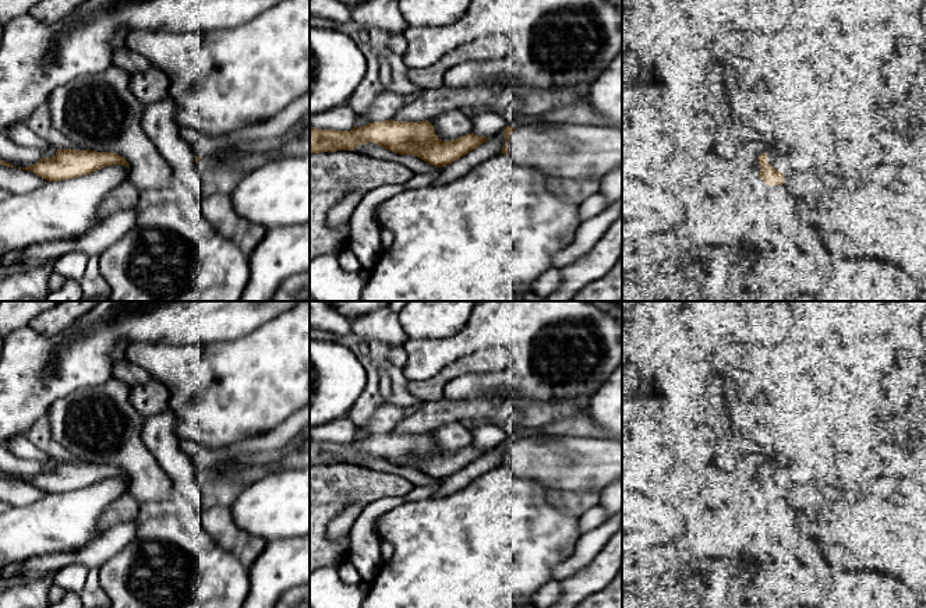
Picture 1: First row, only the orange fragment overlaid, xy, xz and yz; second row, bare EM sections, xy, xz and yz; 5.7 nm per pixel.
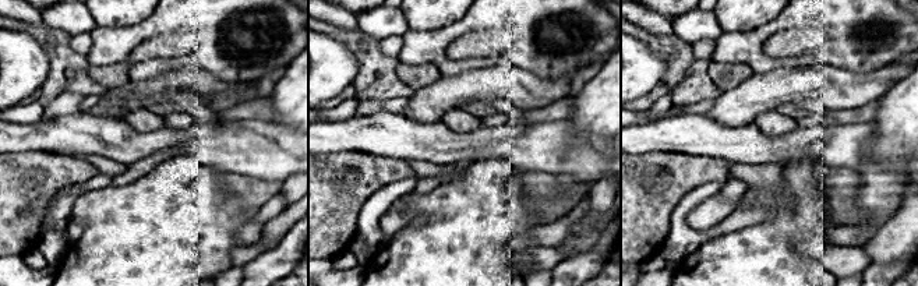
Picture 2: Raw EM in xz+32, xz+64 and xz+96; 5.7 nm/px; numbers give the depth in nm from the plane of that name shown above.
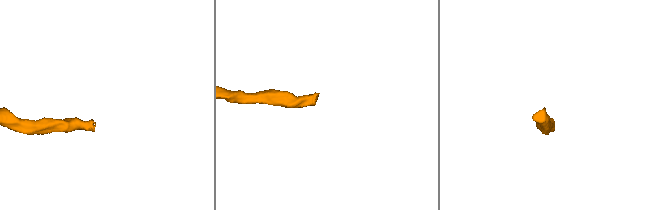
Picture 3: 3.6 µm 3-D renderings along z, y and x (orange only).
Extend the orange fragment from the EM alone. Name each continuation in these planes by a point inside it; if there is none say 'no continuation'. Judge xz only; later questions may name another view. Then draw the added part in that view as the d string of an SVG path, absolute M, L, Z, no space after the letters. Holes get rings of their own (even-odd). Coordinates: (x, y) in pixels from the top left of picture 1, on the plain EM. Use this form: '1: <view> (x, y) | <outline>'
1: xz (571, 460) | M559 430L556 435L540 432L524 436L508 450L508 469L519 478L527 478L556 491L602 491L622 480L622 443L604 441L590 432Z

